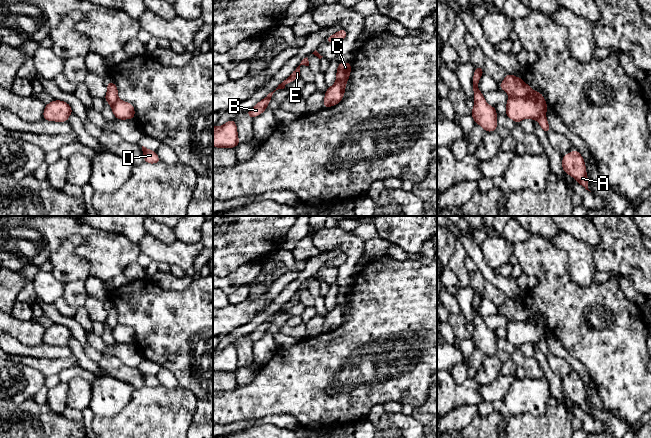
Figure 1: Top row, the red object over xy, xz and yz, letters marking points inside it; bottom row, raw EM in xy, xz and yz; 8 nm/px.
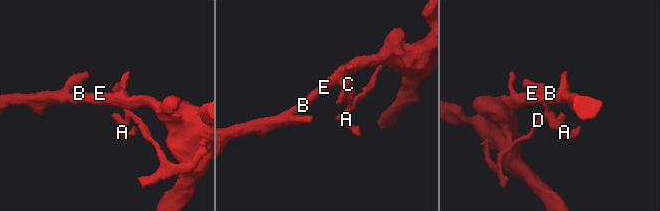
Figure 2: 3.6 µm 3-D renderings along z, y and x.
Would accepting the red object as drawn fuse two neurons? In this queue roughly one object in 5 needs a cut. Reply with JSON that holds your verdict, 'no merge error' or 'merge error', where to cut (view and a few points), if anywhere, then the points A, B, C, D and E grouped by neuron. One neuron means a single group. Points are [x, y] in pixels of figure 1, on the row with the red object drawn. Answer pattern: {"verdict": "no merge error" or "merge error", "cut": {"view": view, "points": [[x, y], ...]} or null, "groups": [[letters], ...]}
{"verdict": "merge error", "cut": {"view": "yz", "points": [[509, 95], [530, 98], [542, 103], [547, 108]]}, "groups": [["A", "D"], ["B", "C", "E"]]}

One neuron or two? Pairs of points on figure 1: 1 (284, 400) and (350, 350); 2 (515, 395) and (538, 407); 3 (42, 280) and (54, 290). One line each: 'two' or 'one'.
1: one
2: one
3: one

